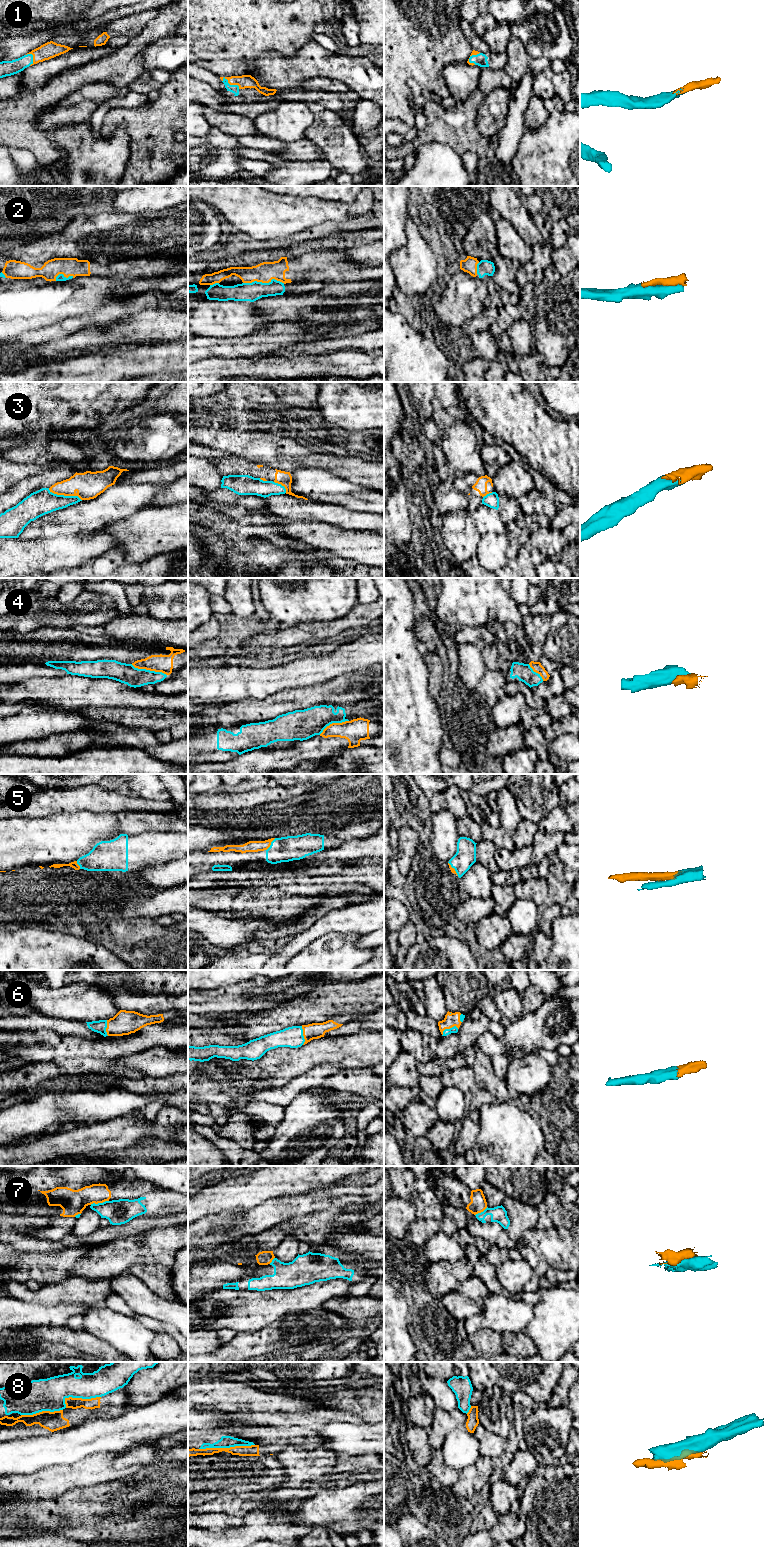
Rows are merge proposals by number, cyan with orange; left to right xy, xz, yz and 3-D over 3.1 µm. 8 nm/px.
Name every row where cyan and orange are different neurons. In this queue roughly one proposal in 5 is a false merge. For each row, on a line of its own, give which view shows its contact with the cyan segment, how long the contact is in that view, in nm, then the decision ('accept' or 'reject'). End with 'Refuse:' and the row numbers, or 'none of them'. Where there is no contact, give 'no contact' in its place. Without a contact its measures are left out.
1: xz | 170 nm | accept
2: xz | 340 nm | accept
3: xy | 280 nm | reject
4: xy | 300 nm | reject
5: xz | 130 nm | accept
6: yz | 150 nm | accept
7: xy | 160 nm | reject
8: xz | 440 nm | reject
Refuse: 3, 4, 7, 8

